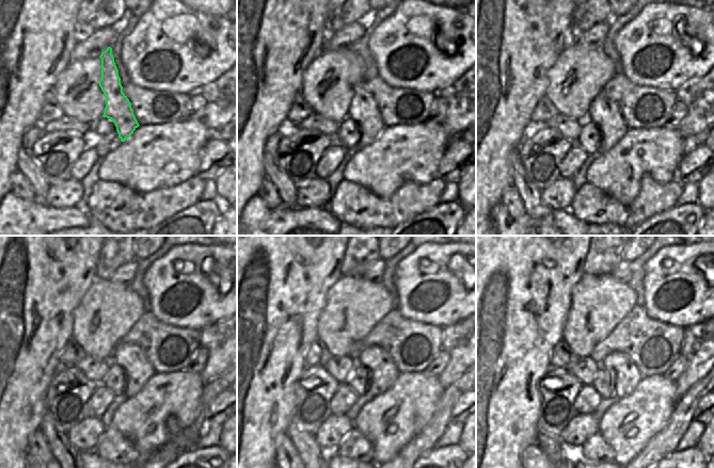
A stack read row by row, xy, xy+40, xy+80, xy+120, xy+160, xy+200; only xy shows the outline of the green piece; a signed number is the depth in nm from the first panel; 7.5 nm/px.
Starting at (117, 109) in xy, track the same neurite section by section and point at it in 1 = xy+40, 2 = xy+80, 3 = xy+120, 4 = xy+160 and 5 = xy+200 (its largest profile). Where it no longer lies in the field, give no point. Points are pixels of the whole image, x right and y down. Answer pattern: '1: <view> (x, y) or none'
1: xy+40 (363, 110)
2: xy+80 (604, 113)
3: xy+120 (129, 356)
4: xy+160 (382, 369)
5: xy+200 (624, 374)

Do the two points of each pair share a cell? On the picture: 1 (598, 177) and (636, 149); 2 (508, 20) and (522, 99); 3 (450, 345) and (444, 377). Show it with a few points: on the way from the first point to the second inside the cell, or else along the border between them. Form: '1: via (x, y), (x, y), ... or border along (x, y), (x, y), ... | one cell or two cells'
1: via (607, 172), (614, 172), (627, 159) | one cell
2: via (508, 39), (516, 80) | one cell
3: via (454, 353), (454, 368), (451, 370) | one cell

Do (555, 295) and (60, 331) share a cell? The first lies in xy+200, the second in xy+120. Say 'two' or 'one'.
one

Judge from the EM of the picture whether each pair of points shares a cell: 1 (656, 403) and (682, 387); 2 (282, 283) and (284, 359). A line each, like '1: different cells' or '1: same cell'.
1: different cells
2: same cell

